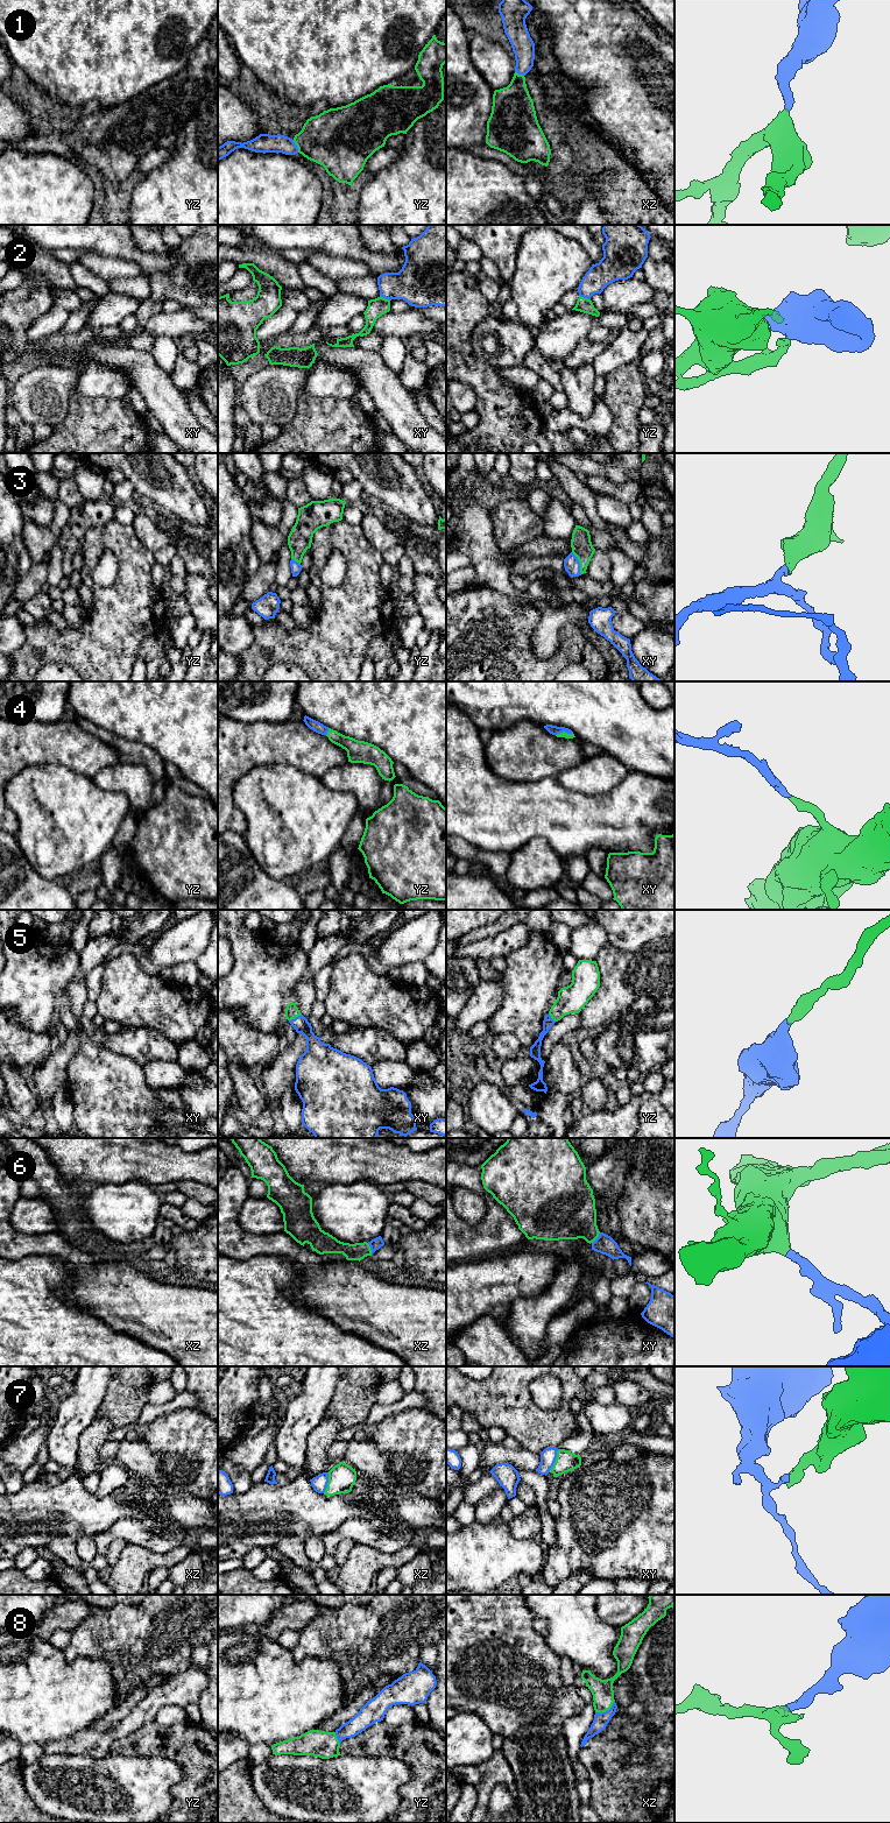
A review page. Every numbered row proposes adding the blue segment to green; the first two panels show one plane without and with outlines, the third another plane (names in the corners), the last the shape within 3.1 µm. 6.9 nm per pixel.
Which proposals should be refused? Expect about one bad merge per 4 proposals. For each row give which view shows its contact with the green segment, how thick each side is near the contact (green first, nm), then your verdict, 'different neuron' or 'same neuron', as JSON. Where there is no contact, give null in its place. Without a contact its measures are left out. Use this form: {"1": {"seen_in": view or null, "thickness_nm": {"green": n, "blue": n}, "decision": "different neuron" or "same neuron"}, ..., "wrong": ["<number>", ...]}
{"1": {"seen_in": "yz", "thickness_nm": {"green": 380, "blue": 130}, "decision": "same neuron"}, "2": {"seen_in": "xy", "thickness_nm": {"green": 120, "blue": 300}, "decision": "same neuron"}, "3": {"seen_in": "xy", "thickness_nm": {"green": 140, "blue": 110}, "decision": "same neuron"}, "4": {"seen_in": "xy", "thickness_nm": {"green": 40, "blue": 60}, "decision": "same neuron"}, "5": {"seen_in": "xy", "thickness_nm": {"green": 90, "blue": 120}, "decision": "same neuron"}, "6": {"seen_in": "xz", "thickness_nm": {"green": 120, "blue": 80}, "decision": "same neuron"}, "7": {"seen_in": "xy", "thickness_nm": {"green": 140, "blue": 110}, "decision": "different neuron"}, "8": {"seen_in": "xz", "thickness_nm": {"green": 150, "blue": 100}, "decision": "same neuron"}, "wrong": ["7"]}

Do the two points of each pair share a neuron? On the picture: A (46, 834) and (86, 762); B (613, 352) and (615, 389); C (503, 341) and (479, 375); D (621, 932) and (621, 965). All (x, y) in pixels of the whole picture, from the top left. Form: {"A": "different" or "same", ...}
{"A": "different", "B": "different", "C": "different", "D": "different"}

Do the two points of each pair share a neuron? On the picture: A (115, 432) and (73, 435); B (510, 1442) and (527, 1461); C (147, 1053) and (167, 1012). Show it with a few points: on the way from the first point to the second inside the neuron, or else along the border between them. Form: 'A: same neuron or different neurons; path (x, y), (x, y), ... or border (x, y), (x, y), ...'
A: same neuron; path (105, 435), (84, 435)
B: different neurons; border (503, 1443), (510, 1448), (521, 1448)
C: different neurons; border (131, 1025), (146, 1025), (155, 1029), (177, 1046)

